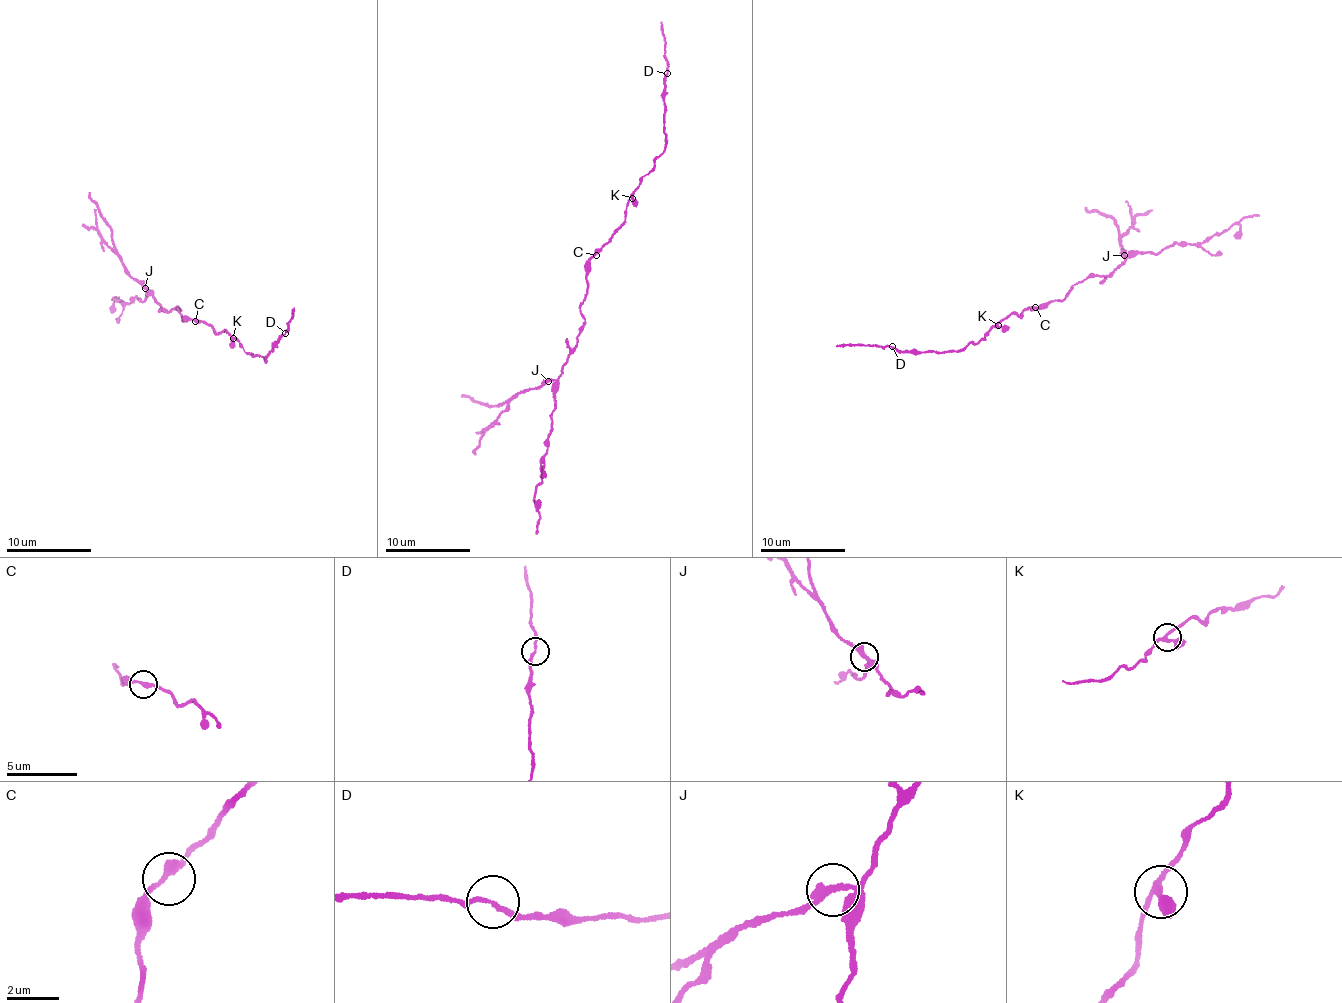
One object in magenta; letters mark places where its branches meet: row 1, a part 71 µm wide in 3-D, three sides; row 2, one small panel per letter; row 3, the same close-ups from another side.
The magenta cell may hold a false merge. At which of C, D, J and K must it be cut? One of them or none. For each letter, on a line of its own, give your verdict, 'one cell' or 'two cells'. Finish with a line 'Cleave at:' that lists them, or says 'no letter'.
C: one cell
D: one cell
J: two cells
K: one cell
Cleave at: J

